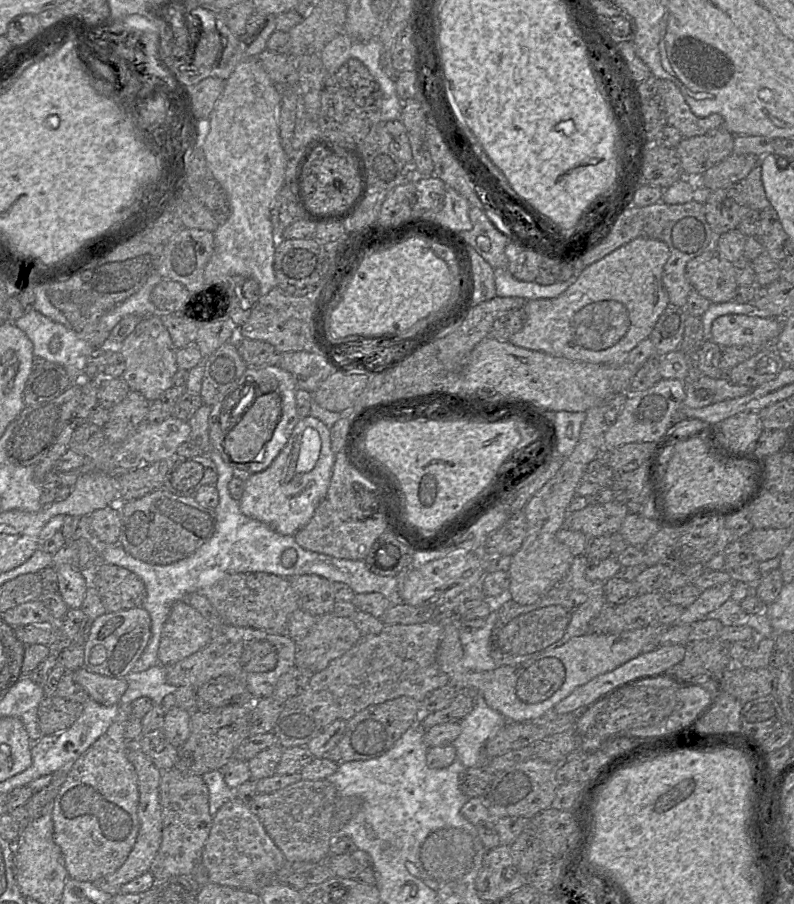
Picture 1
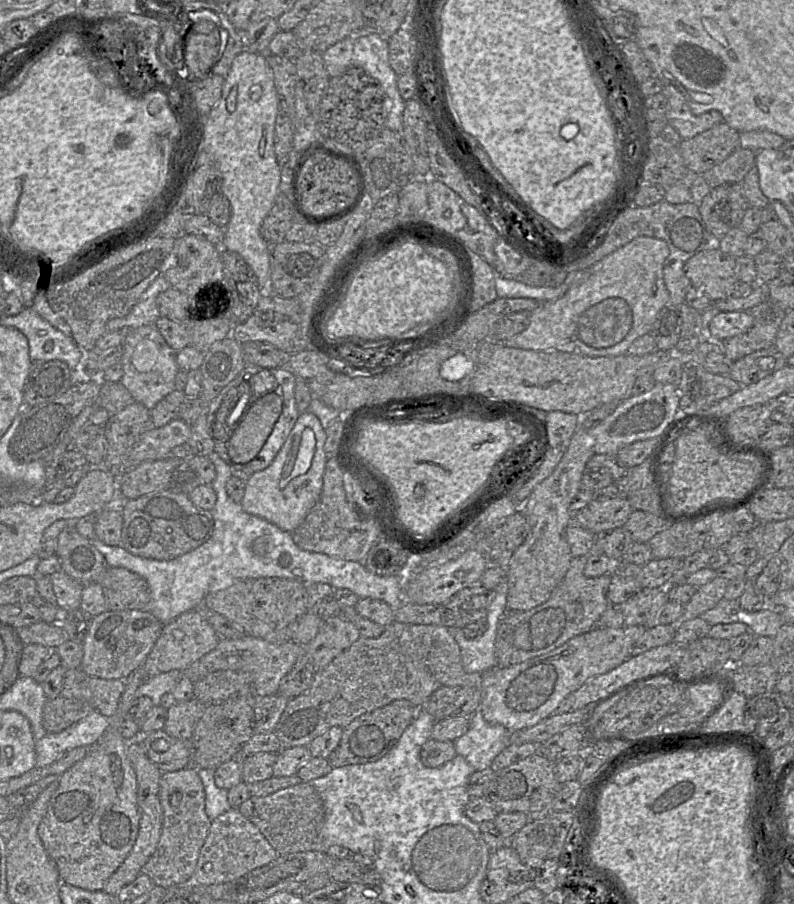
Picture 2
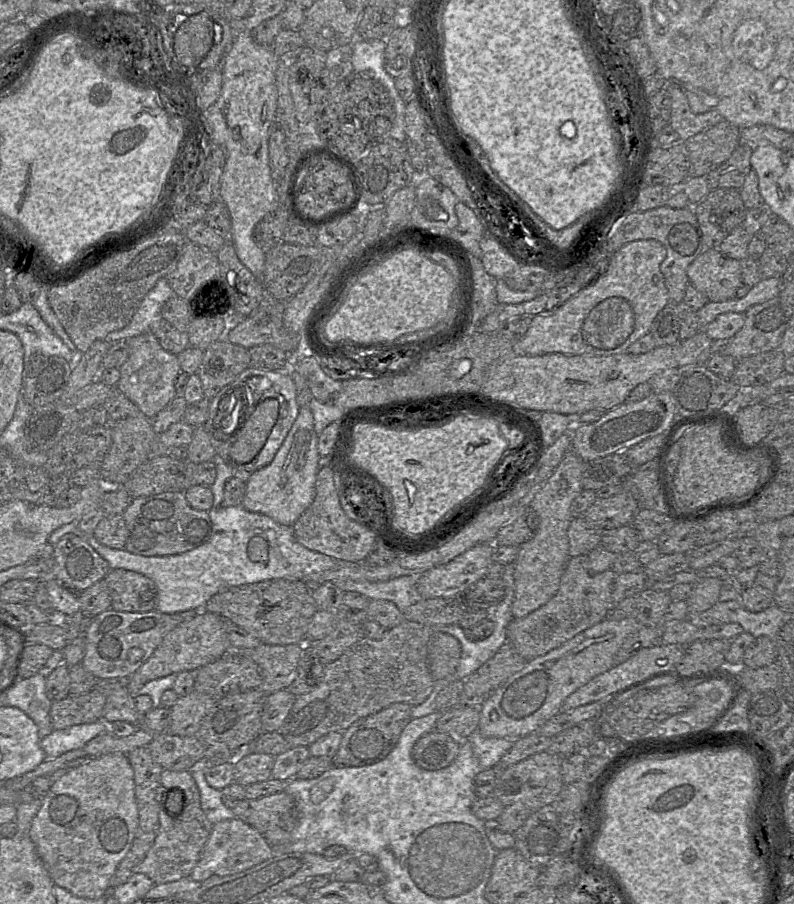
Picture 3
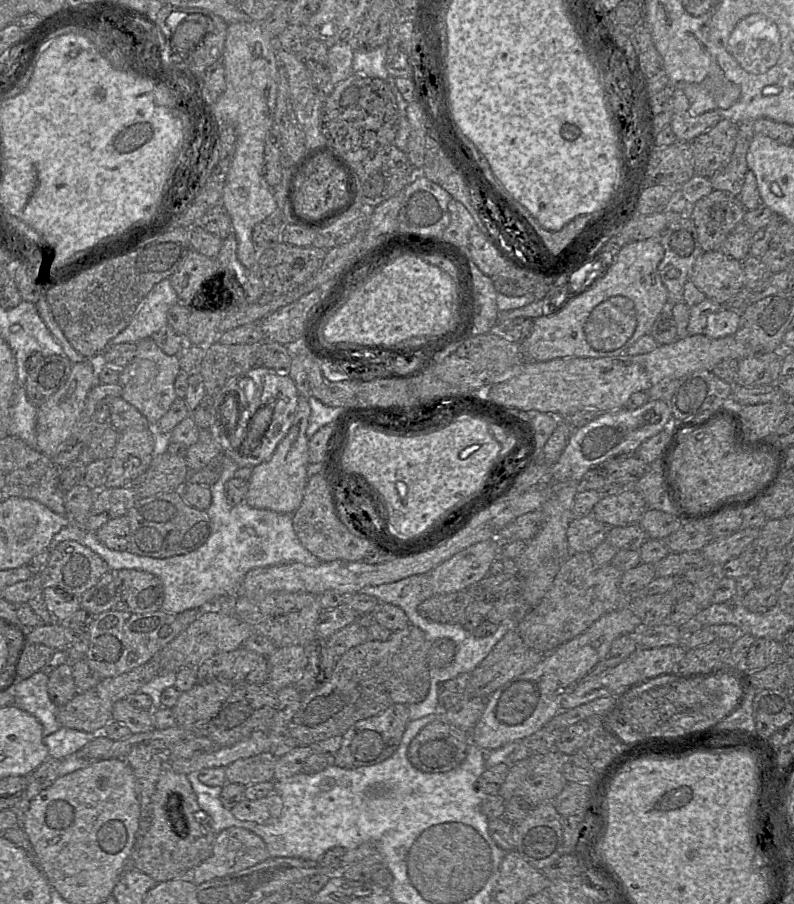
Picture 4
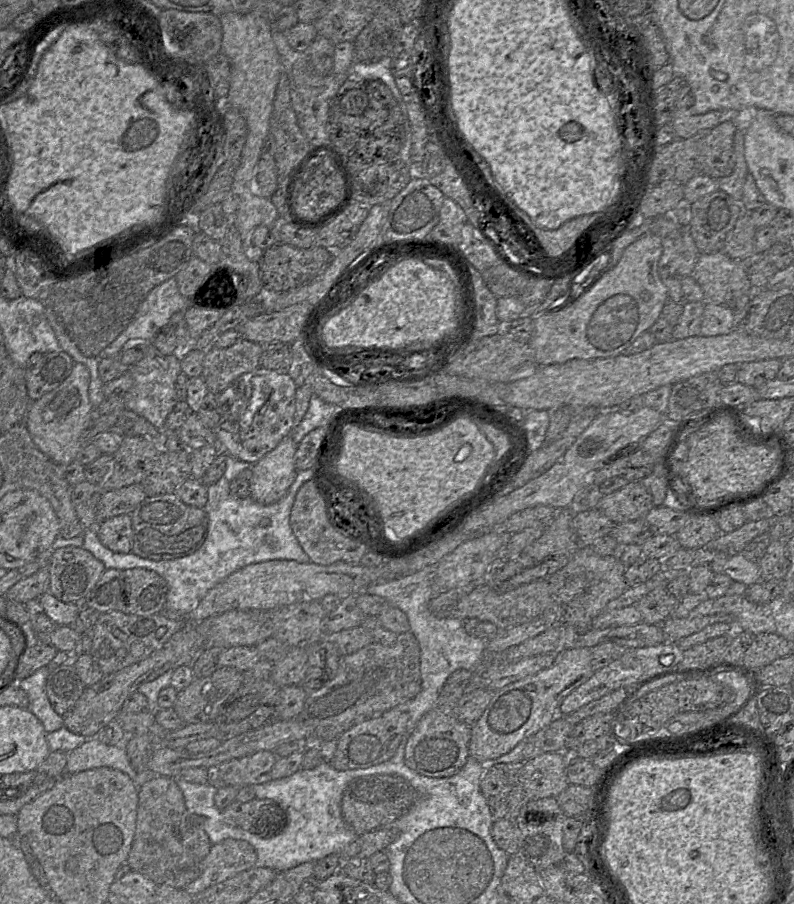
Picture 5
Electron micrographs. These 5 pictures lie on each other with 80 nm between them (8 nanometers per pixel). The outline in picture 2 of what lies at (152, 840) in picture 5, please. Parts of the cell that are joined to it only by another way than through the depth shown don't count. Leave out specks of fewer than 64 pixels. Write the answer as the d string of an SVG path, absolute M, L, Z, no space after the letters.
M184 768L162 772L160 778L160 802L163 808L163 826L157 848L141 873L151 878L154 885L171 887L191 883L202 846L210 830L212 820L205 810L205 791L198 771Z

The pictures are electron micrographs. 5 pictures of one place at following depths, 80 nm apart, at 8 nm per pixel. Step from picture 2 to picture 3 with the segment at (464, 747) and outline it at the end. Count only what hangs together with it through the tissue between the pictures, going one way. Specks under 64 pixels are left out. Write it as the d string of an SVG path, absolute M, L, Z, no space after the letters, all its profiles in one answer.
M477 730L468 740L481 769L489 769L499 764L502 757L513 747L517 739L487 738Z

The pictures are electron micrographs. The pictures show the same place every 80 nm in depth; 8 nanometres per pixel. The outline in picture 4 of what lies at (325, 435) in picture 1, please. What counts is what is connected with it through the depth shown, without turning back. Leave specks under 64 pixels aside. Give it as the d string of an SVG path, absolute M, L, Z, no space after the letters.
M299 396L296 414L287 435L279 442L269 460L252 468L245 499L245 503L250 507L267 509L281 514L293 514L299 508L308 480L309 439L306 435L306 429L309 425L310 413L308 399Z

